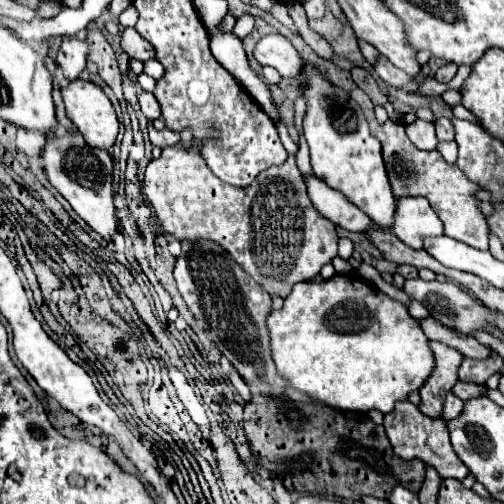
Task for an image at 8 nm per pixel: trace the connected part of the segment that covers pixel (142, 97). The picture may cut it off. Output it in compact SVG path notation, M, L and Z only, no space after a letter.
M138 92L138 100L140 100L140 108L142 108L142 114L148 118L148 120L156 120L160 118L160 106L158 106L158 100L148 94L148 92Z

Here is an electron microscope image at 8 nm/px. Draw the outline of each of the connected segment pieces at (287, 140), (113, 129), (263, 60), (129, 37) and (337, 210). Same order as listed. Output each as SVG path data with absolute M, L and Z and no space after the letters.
M274 120L276 122L276 130L278 130L278 134L280 134L280 140L282 140L282 144L284 144L284 148L290 152L290 154L296 154L298 152L298 146L292 142L292 138L288 136L288 130L286 130L286 126L280 122L280 120Z
M76 78L68 86L64 86L60 90L60 94L66 104L66 116L80 130L80 134L84 136L88 146L100 146L104 150L110 150L116 140L116 134L118 134L118 118L116 118L116 112L114 112L110 98L102 92L102 88L90 80Z
M268 34L254 46L254 58L262 66L272 66L282 78L296 78L300 74L300 54L282 34Z
M124 28L120 46L134 60L146 62L146 60L154 60L156 58L156 52L152 50L152 46L148 46L148 42L144 42L144 38L140 38L140 34L136 34L134 28Z
M304 176L308 184L308 194L316 206L316 210L328 218L330 222L350 230L350 232L364 232L372 226L372 220L368 214L364 214L360 208L356 208L344 194L328 188L320 178L316 176Z

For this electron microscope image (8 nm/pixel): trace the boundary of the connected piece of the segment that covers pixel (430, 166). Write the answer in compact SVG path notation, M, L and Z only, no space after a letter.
M354 88L350 92L350 96L360 104L360 108L366 114L366 120L370 124L372 134L382 144L382 156L384 156L388 178L390 178L392 194L396 198L424 196L430 202L430 206L434 208L434 212L442 218L446 236L450 236L458 242L464 242L468 246L486 250L488 248L488 222L486 222L484 214L480 212L480 200L476 196L476 192L482 188L476 182L468 180L468 176L458 168L458 164L448 164L440 152L436 152L436 150L424 152L424 150L416 148L410 142L410 138L406 136L404 124L392 122L392 120L378 124L378 120L374 116L374 104L360 88Z

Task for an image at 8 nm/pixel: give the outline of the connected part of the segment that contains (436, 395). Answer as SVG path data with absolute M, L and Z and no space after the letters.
M428 342L430 350L434 352L434 370L420 388L422 402L418 404L420 412L428 416L440 416L444 394L452 388L452 384L458 380L458 366L462 362L462 354L456 352L450 346L444 346L440 342Z

